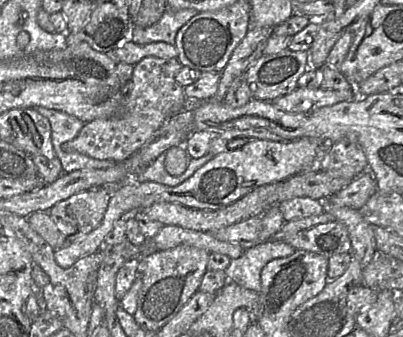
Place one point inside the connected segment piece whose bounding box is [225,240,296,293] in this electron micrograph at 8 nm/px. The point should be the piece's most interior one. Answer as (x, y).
(245, 271)

